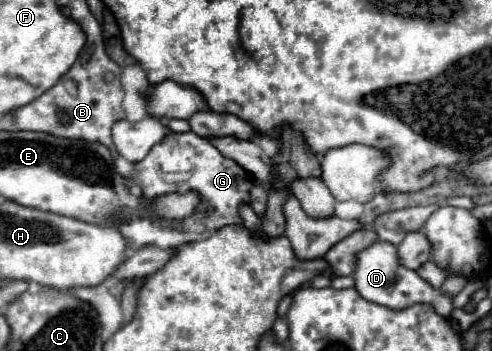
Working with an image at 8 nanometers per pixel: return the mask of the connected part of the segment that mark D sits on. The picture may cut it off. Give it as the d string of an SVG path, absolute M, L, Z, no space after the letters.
M375 241L367 249L361 249L355 255L355 259L357 259L357 265L353 271L355 273L353 275L355 289L367 301L373 301L373 303L379 303L379 305L385 305L391 309L403 309L403 307L409 307L413 303L429 303L439 315L444 317L449 317L453 311L453 297L427 285L427 281L423 281L417 271L401 265L395 245L391 245L387 241Z

